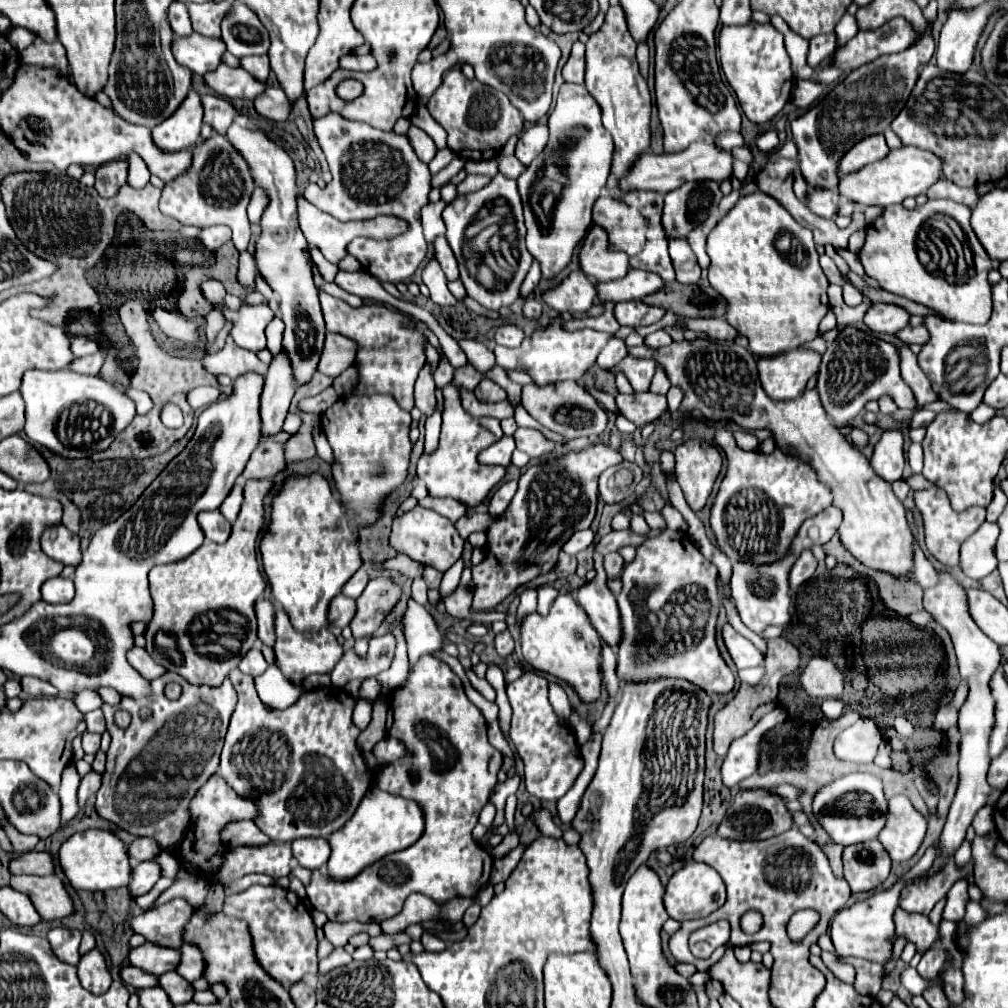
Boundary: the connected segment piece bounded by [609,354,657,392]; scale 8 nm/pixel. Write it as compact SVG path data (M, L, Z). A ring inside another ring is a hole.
M627 354L617 366L613 366L609 372L611 374L625 374L629 384L633 386L635 392L647 392L649 382L655 374L657 362L653 358L635 358L633 354Z

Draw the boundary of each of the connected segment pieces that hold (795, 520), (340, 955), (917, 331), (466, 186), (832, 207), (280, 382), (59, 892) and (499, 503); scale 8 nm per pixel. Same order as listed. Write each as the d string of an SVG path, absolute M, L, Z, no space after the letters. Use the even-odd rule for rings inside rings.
M723 428L715 430L715 444L723 448L727 462L729 462L727 476L721 484L721 490L719 490L713 510L711 510L711 530L717 538L719 548L733 562L749 562L755 566L779 562L789 552L791 542L797 536L801 524L807 518L817 516L821 510L825 510L829 506L829 490L819 484L817 474L809 464L801 462L795 456L783 454L781 450L775 450L773 454L767 454L767 456L759 454L759 452L741 450L735 444L735 440L731 438L731 432L727 432Z
M335 948L325 960L319 962L319 974L327 974L329 970L335 970L337 966L345 966L351 962L351 956L345 948Z
M907 326L907 328L899 330L895 336L897 336L901 342L905 342L905 344L921 344L921 346L929 340L929 332L927 332L923 326L919 326L919 328Z
M469 174L459 186L457 186L457 192L459 194L469 194L469 192L475 192L483 186L487 186L491 182L491 176L481 176L481 174Z
M809 188L807 206L809 206L809 210L813 210L821 218L835 218L839 198L841 196L837 196L835 190L813 190L813 188Z
M281 354L271 362L269 372L265 376L263 392L261 392L259 414L261 414L261 436L263 438L281 432L293 394L295 394L293 370L291 370L289 360Z
M13 876L11 886L25 892L43 920L67 918L75 912L73 900L59 876Z
M518 479L505 482L496 490L489 504L489 514L492 517L501 516L505 512L517 488Z

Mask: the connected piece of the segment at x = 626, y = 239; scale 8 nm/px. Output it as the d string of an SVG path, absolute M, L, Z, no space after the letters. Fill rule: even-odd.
M603 196L597 198L593 206L593 224L599 224L609 232L613 250L623 250L633 256L645 246L645 218L623 202Z

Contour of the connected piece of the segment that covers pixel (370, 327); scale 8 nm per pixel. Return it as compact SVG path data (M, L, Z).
M325 292L319 294L321 312L329 332L343 334L357 344L355 368L359 372L359 384L355 394L391 394L403 410L413 408L413 386L425 366L425 334L417 330L417 324L397 310L385 306L359 306L353 308L343 300L337 300Z

